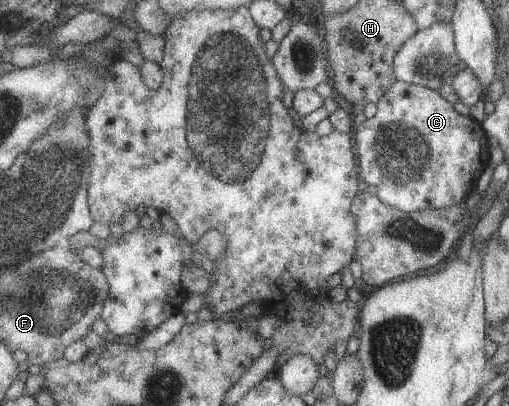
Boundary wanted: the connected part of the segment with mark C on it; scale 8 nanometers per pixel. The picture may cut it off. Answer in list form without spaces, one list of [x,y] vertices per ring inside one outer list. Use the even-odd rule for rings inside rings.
[[[395,80],[390,85],[390,88],[385,90],[385,93],[380,97],[376,106],[377,111],[374,116],[367,118],[359,125],[354,125],[354,142],[356,143],[356,152],[358,152],[356,158],[358,158],[359,178],[360,180],[364,180],[364,183],[372,184],[372,186],[376,188],[375,195],[380,199],[380,202],[393,209],[409,213],[426,209],[442,210],[446,207],[458,204],[460,201],[466,200],[467,196],[474,191],[478,177],[488,166],[488,160],[490,160],[489,136],[482,130],[480,123],[471,116],[460,115],[454,110],[450,102],[440,96],[438,91],[398,80]]]

